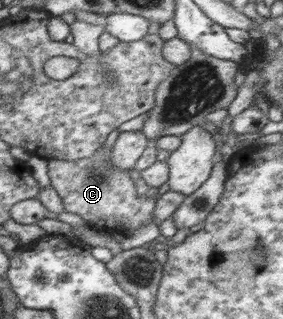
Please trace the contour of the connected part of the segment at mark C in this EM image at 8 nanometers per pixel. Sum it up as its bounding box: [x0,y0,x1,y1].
[47,146,157,234]

